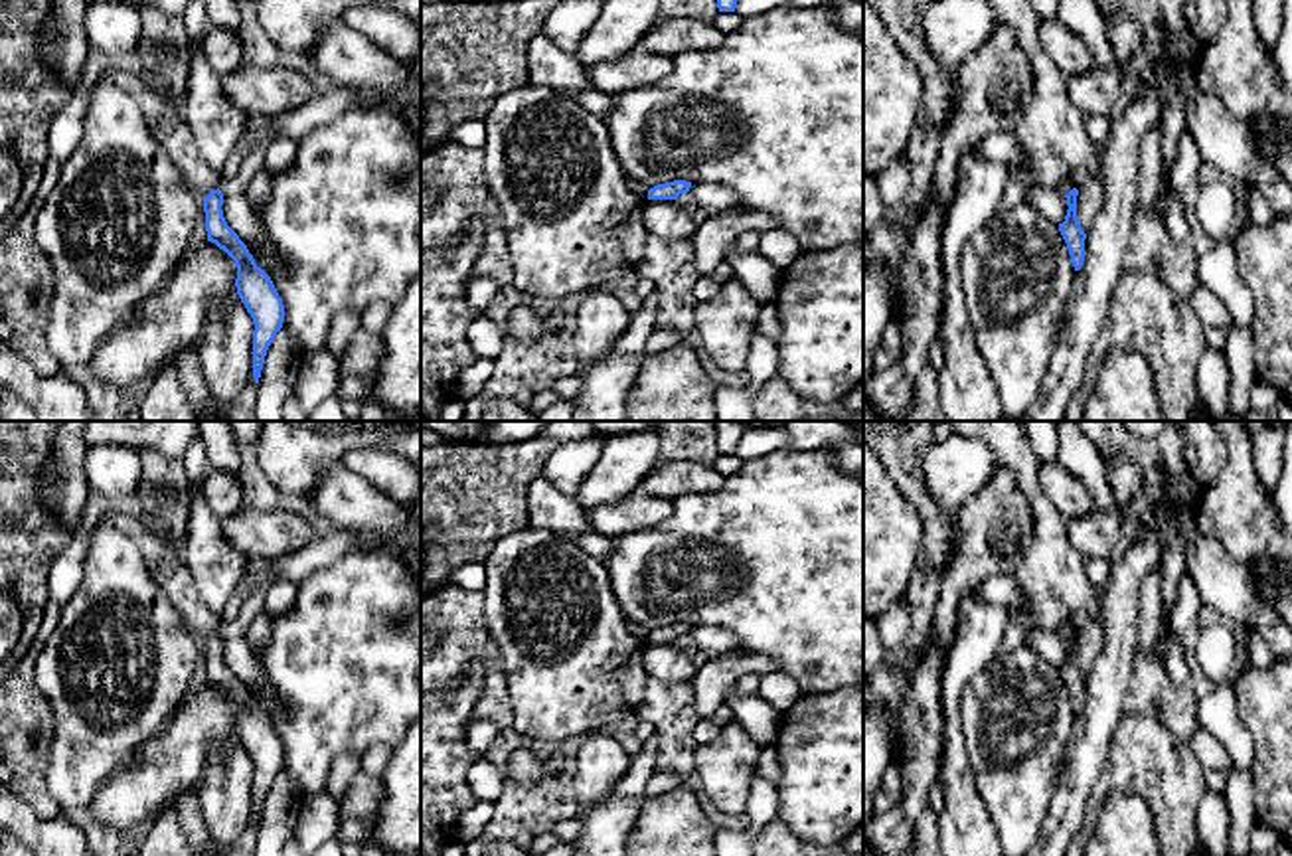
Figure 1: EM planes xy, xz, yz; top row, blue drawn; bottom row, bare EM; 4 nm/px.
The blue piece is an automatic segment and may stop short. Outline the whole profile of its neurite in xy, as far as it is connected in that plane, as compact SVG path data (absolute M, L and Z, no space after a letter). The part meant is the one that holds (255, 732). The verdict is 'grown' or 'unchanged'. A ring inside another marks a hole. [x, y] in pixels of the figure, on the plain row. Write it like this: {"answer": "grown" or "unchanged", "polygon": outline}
{"answer": "unchanged", "polygon": "M213 633L203 641L207 684L223 692L237 710L237 737L253 761L253 820L259 826L267 793L284 765L284 747L271 720L255 706L247 688L223 660L223 637Z"}

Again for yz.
{"answer": "unchanged", "polygon": "M1077 631L1065 637L1069 652L1067 652L1065 664L1059 666L1059 674L1067 686L1075 714L1083 710L1085 682L1087 682L1087 676L1083 674L1079 660L1077 660L1077 639L1079 639Z"}

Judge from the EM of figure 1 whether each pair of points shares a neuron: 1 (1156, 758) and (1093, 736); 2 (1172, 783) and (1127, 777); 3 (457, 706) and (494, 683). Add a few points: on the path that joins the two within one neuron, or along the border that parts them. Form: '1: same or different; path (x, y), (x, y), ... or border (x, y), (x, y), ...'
1: different; border (1123, 716), (1093, 785)
2: same; path (1160, 779), (1138, 779)
3: different; border (479, 661), (483, 669), (481, 694), (467, 722)

